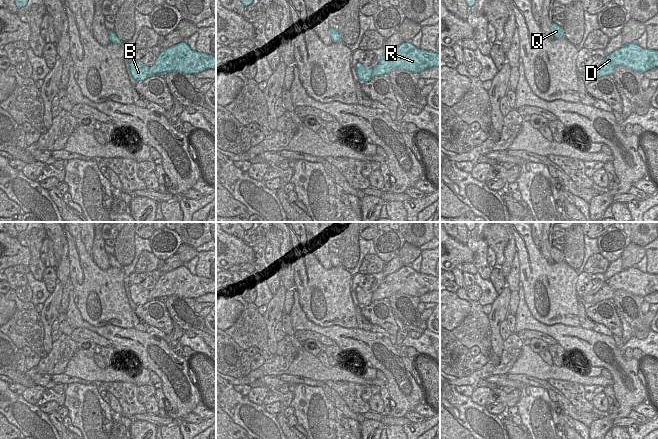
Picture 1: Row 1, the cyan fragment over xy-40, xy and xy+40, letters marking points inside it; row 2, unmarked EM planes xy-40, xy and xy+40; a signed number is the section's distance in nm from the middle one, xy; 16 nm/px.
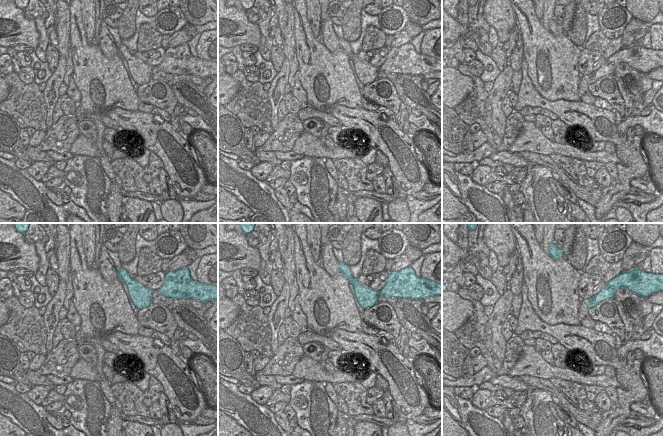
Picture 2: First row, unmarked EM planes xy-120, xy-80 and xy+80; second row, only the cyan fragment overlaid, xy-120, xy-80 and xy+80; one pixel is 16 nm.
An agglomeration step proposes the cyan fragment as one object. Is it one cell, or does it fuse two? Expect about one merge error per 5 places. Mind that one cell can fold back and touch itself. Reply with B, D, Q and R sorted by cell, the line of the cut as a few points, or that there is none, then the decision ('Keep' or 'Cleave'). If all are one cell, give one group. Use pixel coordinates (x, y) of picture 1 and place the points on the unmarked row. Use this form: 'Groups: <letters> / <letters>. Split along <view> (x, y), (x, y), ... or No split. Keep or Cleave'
Groups: B Q / D R. Split along xy+40 (594, 295), (592, 305). Cleave

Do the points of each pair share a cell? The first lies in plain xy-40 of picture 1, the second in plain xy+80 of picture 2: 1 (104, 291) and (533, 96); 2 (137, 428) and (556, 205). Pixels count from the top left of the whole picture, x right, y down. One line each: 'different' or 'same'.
1: different
2: different

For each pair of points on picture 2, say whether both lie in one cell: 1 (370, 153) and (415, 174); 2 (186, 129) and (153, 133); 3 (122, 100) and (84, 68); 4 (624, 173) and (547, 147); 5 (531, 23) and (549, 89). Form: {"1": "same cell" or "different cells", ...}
{"1": "different cells", "2": "different cells", "3": "same cell", "4": "different cells", "5": "same cell"}

